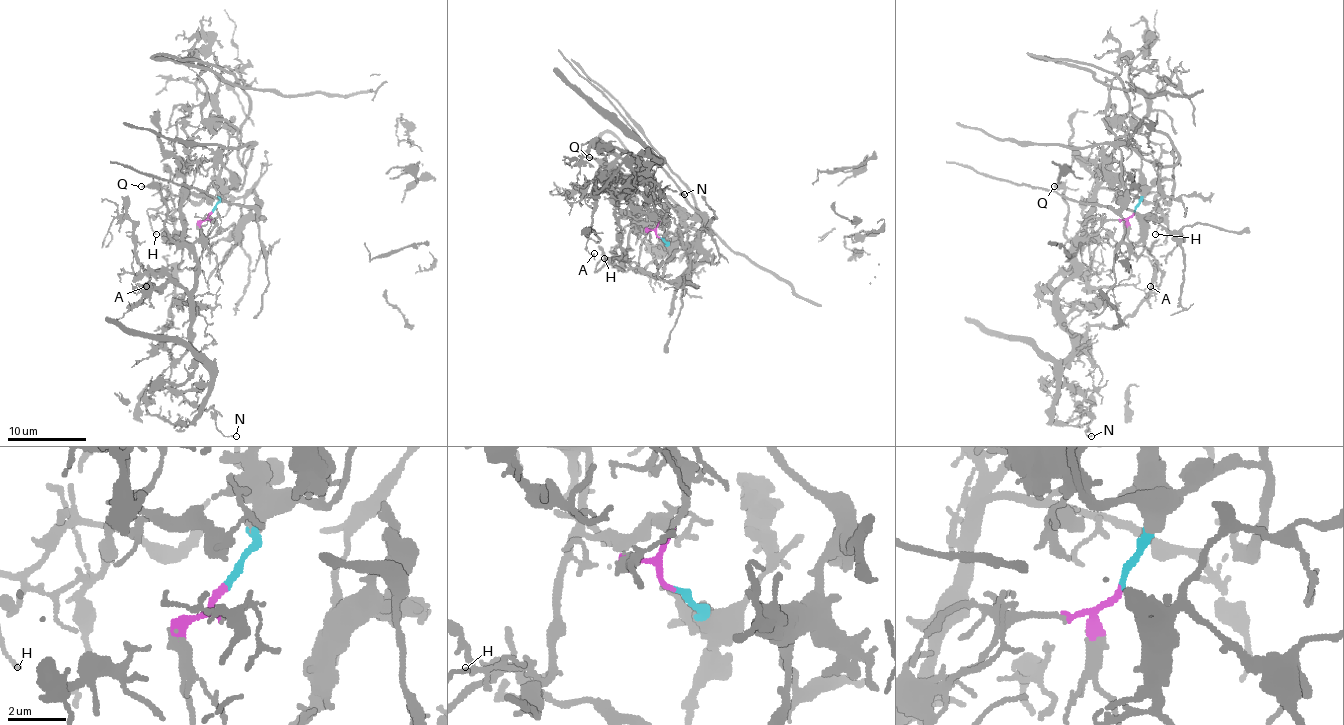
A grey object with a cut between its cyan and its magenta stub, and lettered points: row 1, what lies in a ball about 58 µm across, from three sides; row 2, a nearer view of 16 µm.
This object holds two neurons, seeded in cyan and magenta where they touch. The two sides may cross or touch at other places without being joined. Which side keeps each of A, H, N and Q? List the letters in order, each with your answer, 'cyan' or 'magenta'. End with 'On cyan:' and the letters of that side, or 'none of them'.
A: magenta
H: cyan
N: magenta
Q: magenta
On cyan: H

